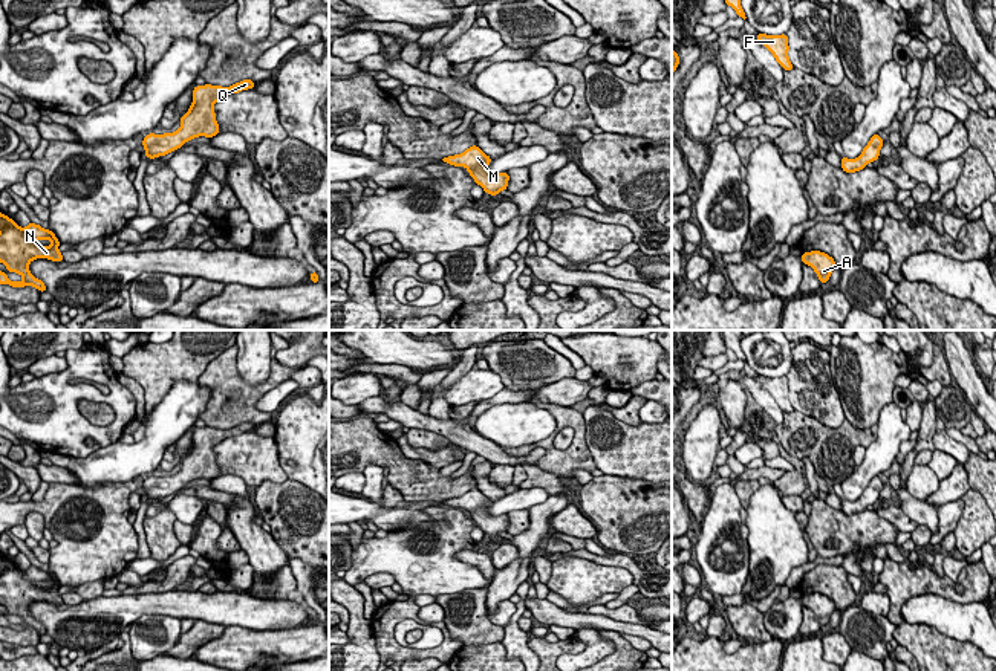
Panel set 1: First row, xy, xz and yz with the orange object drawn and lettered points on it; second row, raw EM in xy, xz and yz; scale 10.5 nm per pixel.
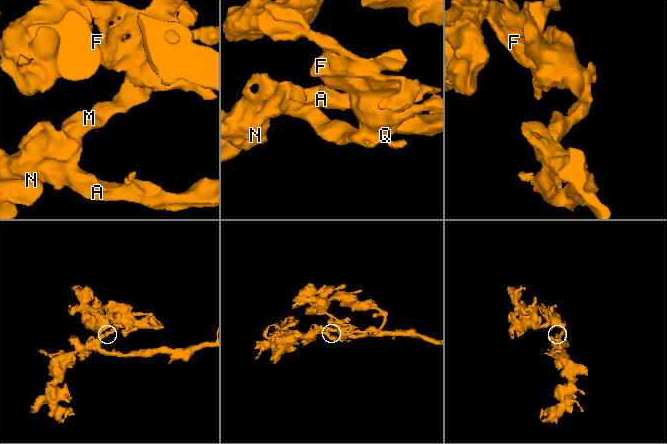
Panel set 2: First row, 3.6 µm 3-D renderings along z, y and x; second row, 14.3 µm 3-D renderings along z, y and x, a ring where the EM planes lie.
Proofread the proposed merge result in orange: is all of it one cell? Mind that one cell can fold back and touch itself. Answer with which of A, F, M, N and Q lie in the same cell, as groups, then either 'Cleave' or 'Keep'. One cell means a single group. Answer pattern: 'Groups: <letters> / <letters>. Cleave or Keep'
Groups: A F M N Q. Keep

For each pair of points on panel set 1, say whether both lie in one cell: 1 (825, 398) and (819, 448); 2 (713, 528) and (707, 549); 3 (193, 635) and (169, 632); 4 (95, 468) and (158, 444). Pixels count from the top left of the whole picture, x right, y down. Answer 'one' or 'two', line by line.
1: two
2: one
3: two
4: one

